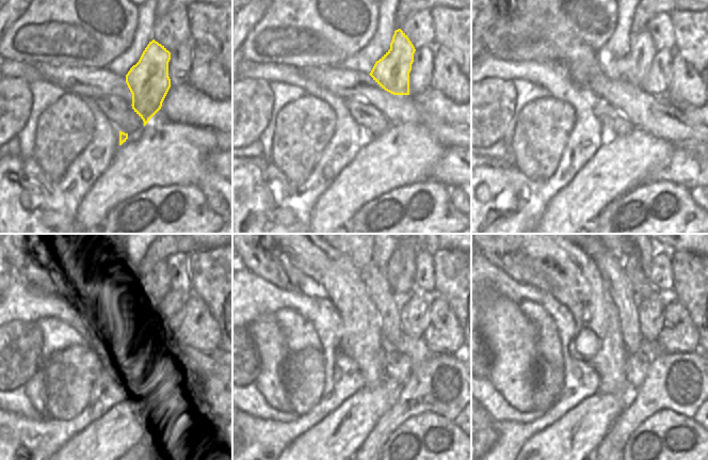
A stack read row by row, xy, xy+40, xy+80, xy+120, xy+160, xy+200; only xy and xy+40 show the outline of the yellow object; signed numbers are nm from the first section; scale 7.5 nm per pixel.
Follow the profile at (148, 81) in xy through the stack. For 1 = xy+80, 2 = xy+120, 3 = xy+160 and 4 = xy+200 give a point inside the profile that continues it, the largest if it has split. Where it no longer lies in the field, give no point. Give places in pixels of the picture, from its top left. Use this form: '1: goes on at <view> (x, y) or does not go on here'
1: goes on at xy+80 (632, 67)
2: goes on at xy+120 (160, 295)
3: goes on at xy+160 (404, 289)
4: goes on at xy+200 (645, 255)

